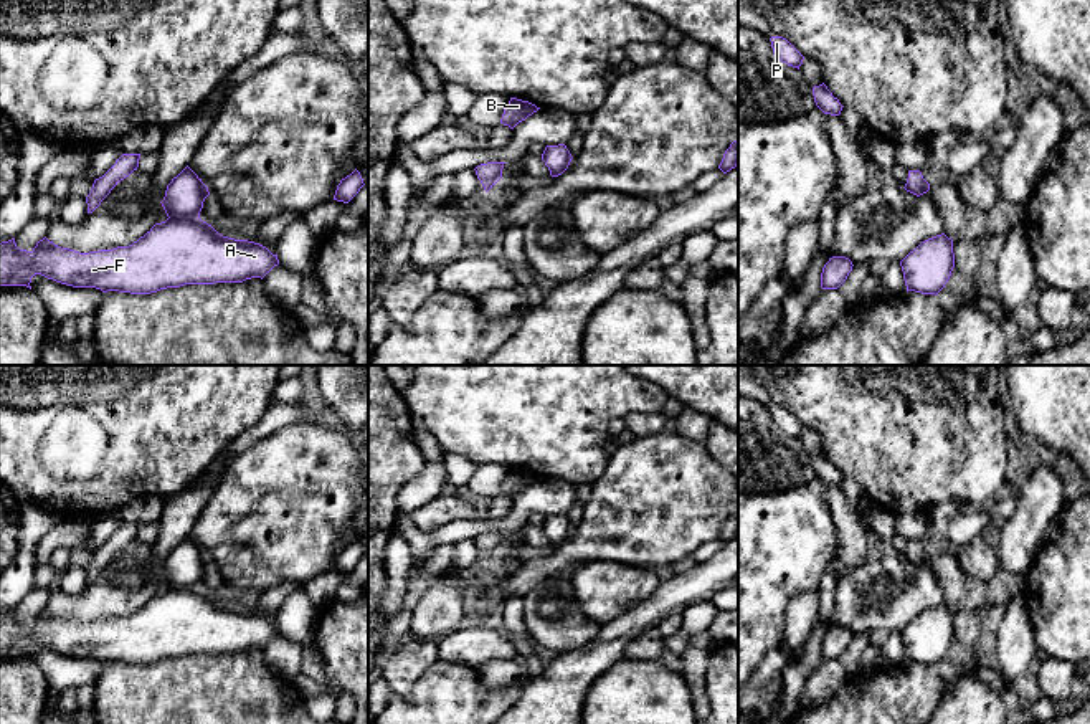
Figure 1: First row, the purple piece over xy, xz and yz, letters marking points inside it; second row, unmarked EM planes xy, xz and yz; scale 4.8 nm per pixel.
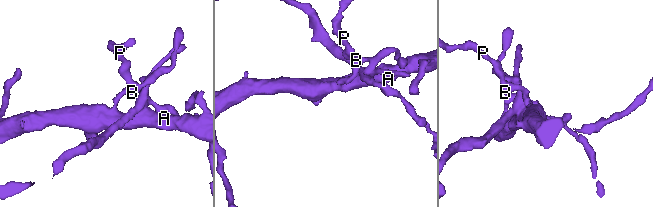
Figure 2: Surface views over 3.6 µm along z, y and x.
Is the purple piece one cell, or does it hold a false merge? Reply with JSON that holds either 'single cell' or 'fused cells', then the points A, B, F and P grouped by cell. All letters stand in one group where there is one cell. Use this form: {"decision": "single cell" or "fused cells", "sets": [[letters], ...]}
{"decision": "fused cells", "sets": [["A", "F"], ["B", "P"]]}

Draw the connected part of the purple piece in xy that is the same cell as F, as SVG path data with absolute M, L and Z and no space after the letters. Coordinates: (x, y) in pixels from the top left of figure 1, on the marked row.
M183 218L155 223L129 246L79 253L61 248L46 236L31 251L20 250L15 238L0 243L0 286L26 286L35 274L73 288L96 288L102 293L119 291L150 294L185 284L243 283L264 278L279 264L277 255L266 246L220 235L201 218Z

